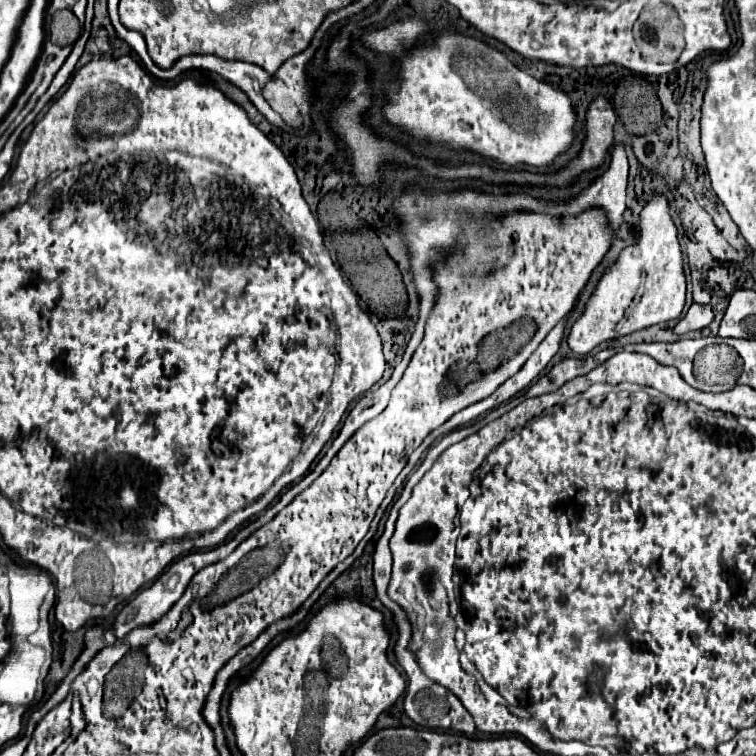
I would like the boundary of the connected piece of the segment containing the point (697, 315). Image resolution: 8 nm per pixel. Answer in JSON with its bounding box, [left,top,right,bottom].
[675,304,715,334]

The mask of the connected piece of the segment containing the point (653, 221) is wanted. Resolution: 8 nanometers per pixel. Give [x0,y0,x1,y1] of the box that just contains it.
[567,192,687,354]

